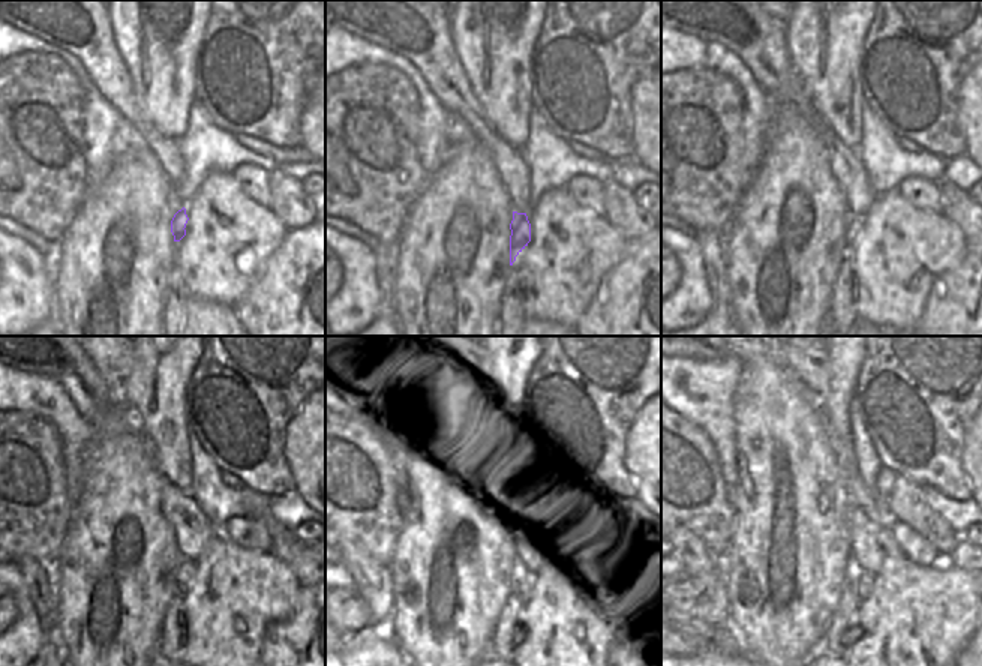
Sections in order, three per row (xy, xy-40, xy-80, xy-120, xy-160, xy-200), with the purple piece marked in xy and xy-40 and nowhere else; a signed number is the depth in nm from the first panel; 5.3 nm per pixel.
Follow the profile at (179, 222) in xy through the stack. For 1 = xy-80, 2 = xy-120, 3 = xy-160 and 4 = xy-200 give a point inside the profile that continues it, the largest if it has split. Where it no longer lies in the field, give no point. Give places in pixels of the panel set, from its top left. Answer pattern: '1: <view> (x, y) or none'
1: xy-80 (855, 227)
2: xy-120 (185, 575)
3: xy-160 (523, 575)
4: xy-200 (865, 579)

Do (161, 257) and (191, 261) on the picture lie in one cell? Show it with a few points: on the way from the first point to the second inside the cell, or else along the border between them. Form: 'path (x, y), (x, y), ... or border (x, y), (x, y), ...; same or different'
border (176, 242), (174, 264); different

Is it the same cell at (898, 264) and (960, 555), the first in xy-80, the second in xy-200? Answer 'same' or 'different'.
different

